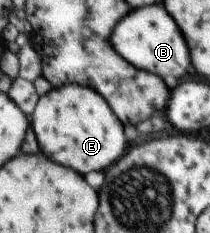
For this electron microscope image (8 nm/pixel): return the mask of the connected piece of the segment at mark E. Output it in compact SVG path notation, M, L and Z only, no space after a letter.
M65 84L51 88L39 96L31 114L30 129L35 134L40 152L47 156L47 159L55 159L55 163L63 163L65 167L71 167L81 175L85 175L87 171L101 171L113 161L117 161L125 154L125 137L121 122L107 105L108 103L94 89L79 84Z

